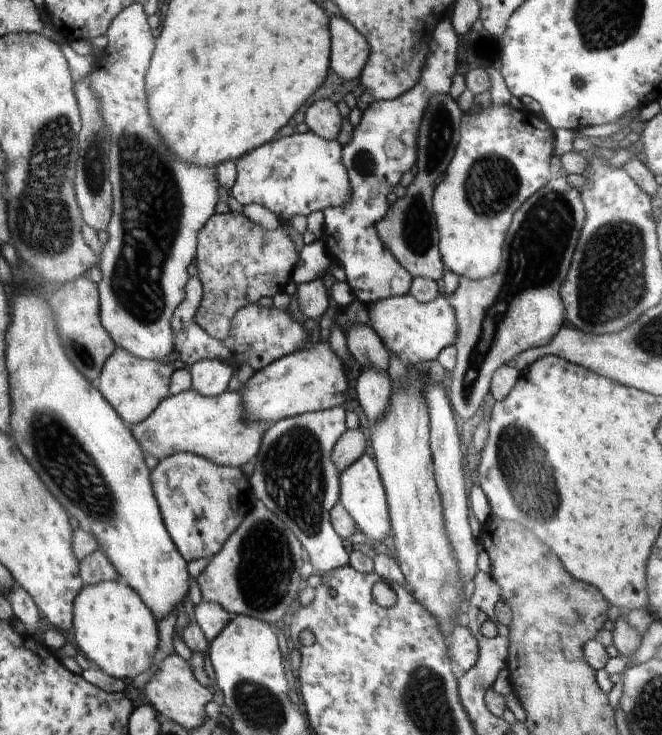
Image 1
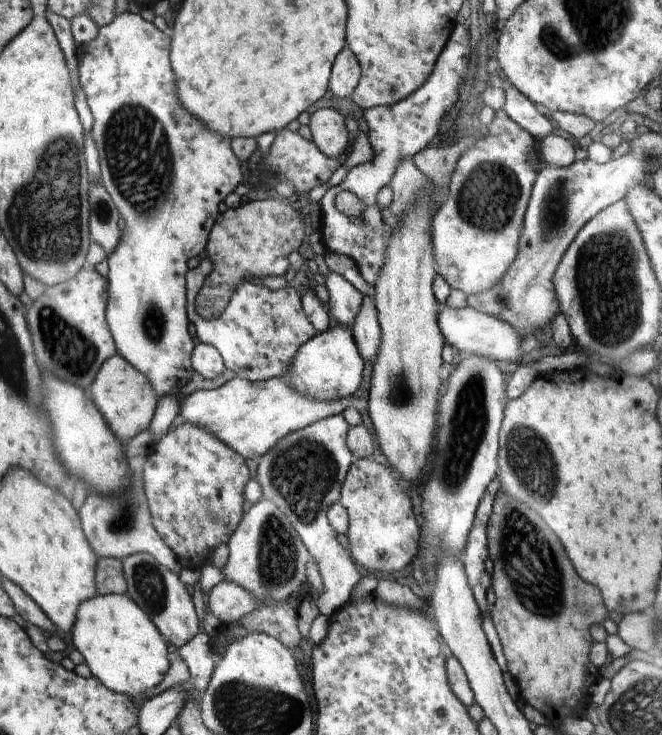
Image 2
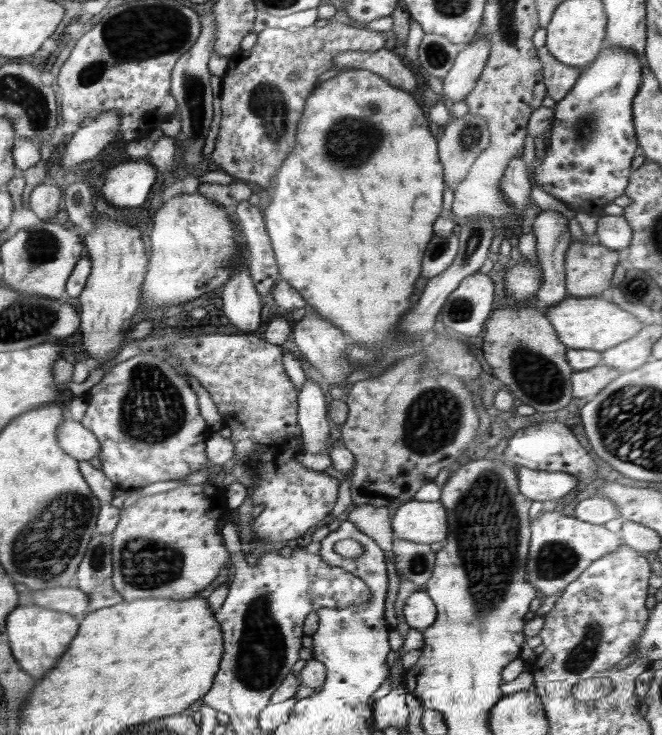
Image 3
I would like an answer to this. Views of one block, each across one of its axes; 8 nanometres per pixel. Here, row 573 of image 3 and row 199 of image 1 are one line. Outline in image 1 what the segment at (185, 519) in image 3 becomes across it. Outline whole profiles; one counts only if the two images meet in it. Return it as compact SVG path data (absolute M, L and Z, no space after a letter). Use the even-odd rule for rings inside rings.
M138 3L128 6L111 23L101 43L102 53L93 66L92 90L96 90L100 98L100 112L108 130L106 146L114 193L114 214L107 230L110 238L98 256L98 265L102 271L102 280L98 286L102 324L116 346L137 358L163 363L168 362L168 357L174 354L175 339L171 319L185 298L185 285L190 278L187 268L197 256L197 237L206 222L216 213L220 201L220 184L216 180L216 167L192 166L174 156L156 130L152 116L148 114L146 74L156 47L152 31L143 6Z

